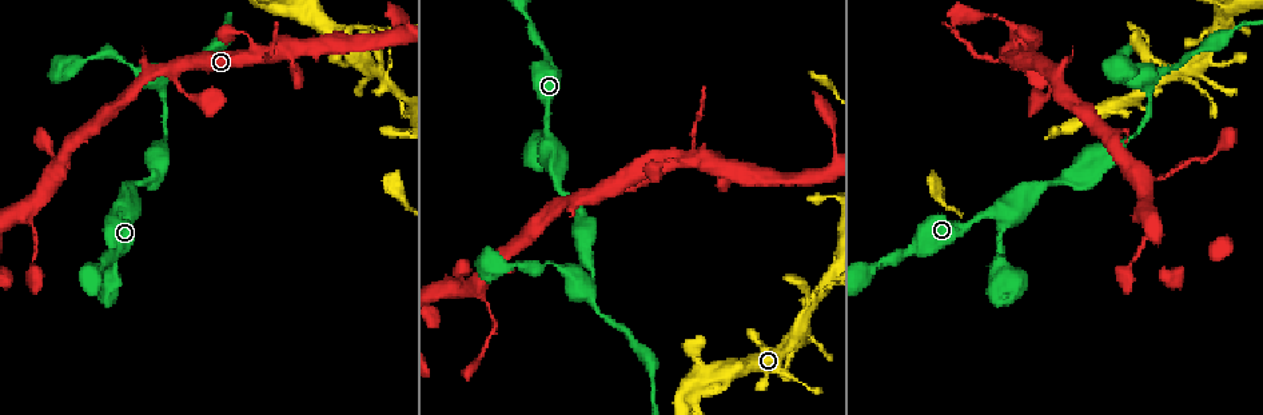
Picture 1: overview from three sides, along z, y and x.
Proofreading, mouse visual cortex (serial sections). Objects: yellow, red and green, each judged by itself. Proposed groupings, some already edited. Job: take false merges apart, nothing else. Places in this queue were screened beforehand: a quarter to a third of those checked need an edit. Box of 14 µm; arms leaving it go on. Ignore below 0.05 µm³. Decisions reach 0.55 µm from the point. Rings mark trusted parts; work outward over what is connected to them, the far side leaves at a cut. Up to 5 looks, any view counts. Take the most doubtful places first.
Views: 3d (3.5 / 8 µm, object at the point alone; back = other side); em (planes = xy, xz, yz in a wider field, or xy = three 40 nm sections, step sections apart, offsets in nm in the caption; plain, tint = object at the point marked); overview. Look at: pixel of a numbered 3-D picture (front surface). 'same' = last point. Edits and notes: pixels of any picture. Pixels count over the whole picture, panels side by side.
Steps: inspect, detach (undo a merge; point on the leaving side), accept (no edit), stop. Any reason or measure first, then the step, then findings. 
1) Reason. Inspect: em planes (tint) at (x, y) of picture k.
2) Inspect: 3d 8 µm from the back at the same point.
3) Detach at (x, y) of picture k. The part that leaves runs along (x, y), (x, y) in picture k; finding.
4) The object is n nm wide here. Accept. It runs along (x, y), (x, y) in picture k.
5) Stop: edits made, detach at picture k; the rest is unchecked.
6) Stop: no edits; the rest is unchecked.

Sudden change in width. Inspect: 3d 3.5 µm at (343, 66) of picture 1.

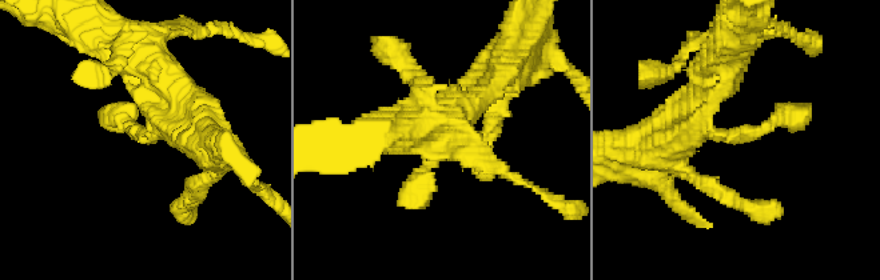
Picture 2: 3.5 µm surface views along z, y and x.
Inspect: em xy step 3 (tint) at (147, 137) of picture 2.

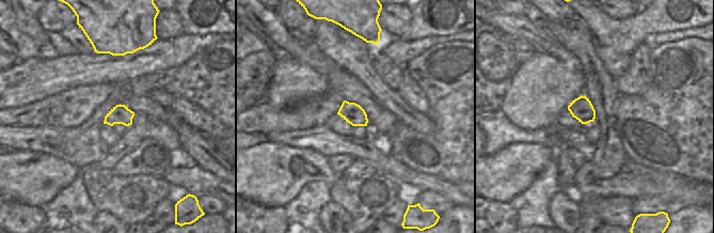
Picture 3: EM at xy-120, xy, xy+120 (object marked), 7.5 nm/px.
The object is 160 nm wide here. Accept. It runs along (472, 102), (410, 198) in picture 2; continuous, no second cell.

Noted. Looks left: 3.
Three-way junction. Inspect: 3d 3.5 µm at (1149, 178) of picture 1.

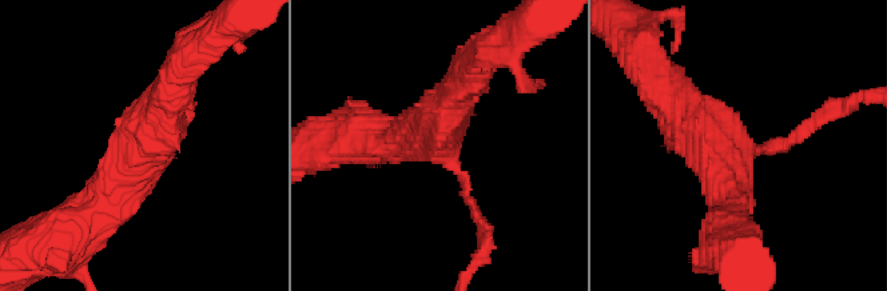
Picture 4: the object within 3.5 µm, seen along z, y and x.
The arms are 150, 450, 450 nm wide. Accept. One cell here.

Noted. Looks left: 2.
Stop: no edits; the rest is unchecked.

